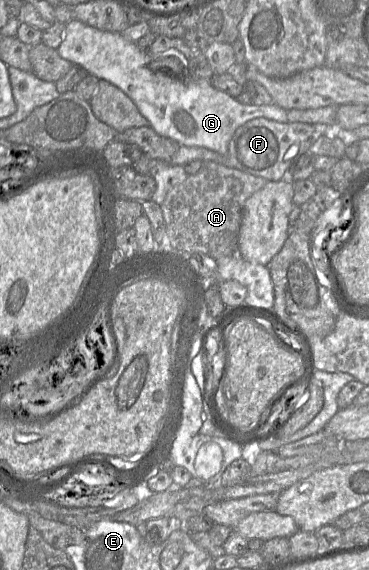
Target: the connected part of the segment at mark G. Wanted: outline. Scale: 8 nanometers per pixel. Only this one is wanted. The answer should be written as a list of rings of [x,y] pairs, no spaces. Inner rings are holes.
[[[76,19],[65,26],[65,36],[57,48],[59,55],[82,66],[89,75],[106,80],[120,88],[137,106],[155,132],[177,141],[181,146],[204,147],[226,154],[236,130],[246,122],[263,117],[287,122],[287,110],[275,103],[244,105],[235,98],[213,87],[211,79],[195,74],[189,81],[179,81],[156,69],[157,61],[143,53],[136,43],[126,40],[121,33],[98,30]]]

